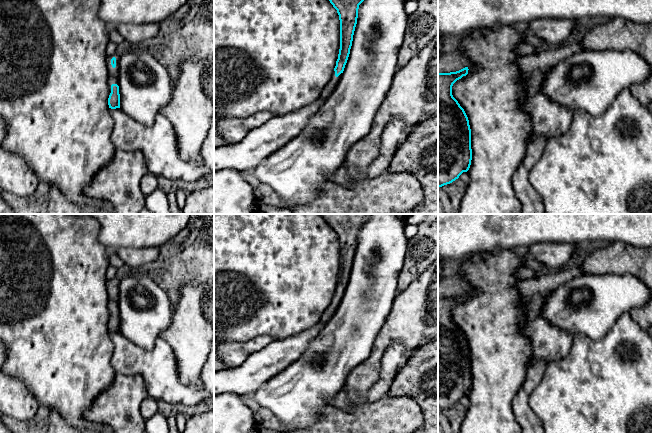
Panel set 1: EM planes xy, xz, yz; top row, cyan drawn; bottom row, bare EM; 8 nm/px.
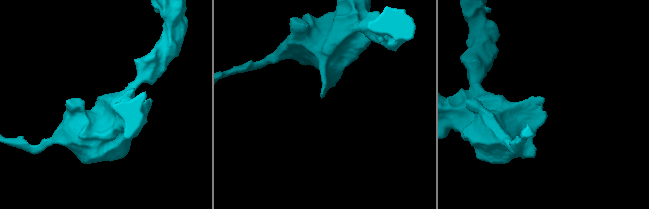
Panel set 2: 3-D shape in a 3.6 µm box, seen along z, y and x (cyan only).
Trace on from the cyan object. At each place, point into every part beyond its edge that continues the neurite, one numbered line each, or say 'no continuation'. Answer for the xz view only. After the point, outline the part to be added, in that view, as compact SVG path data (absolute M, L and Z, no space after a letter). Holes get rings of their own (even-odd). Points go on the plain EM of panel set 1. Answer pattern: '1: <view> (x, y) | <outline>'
1: xz (332, 308) | M333 295L330 305L328 306L328 308L325 310L325 312L321 316L320 322L322 324L326 325L330 321L330 319L333 317L333 315L337 311L339 304L341 302L341 299L342 297L338 301L336 301L335 295Z

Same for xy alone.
1: xy (113, 297) | M117 277L106 281L106 289L108 293L109 319L111 317L112 308L117 308L119 310L118 307L119 284L120 284L120 280Z

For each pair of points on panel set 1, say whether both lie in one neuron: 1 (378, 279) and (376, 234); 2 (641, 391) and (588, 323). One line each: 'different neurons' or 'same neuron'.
1: same neuron
2: different neurons

